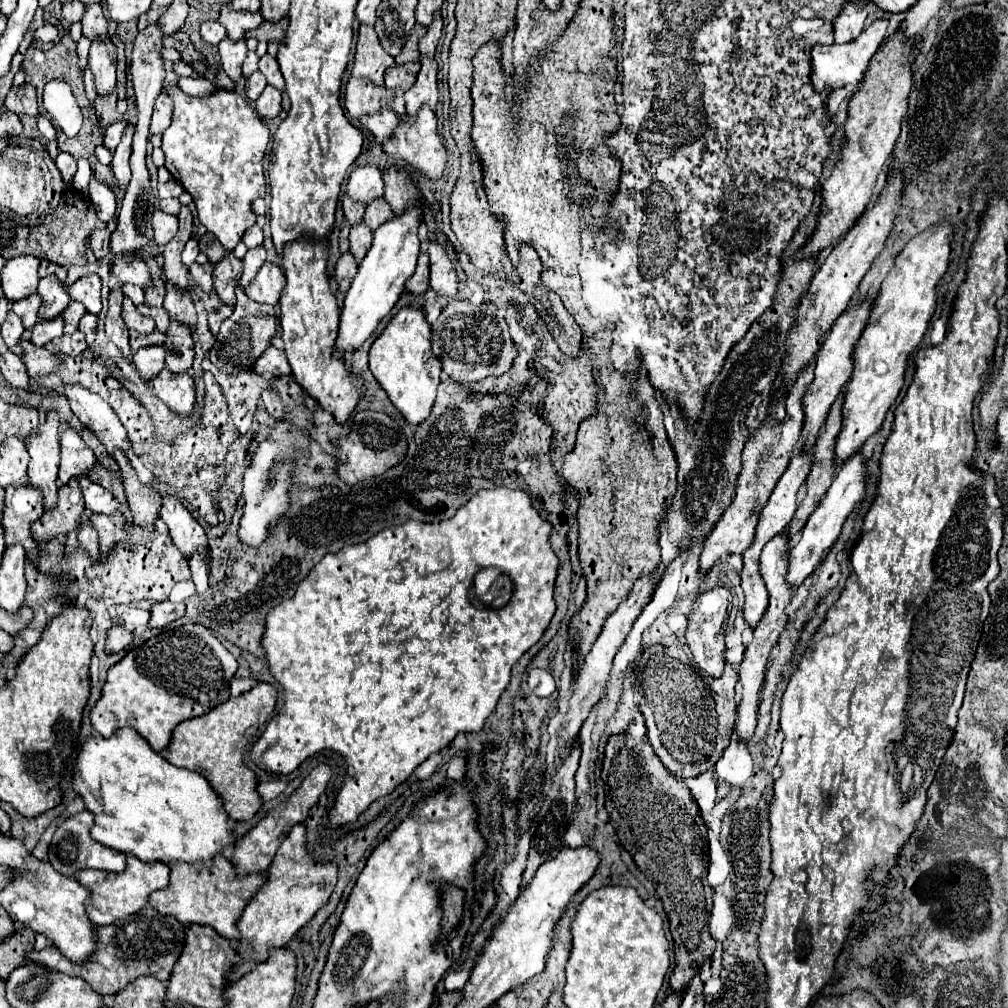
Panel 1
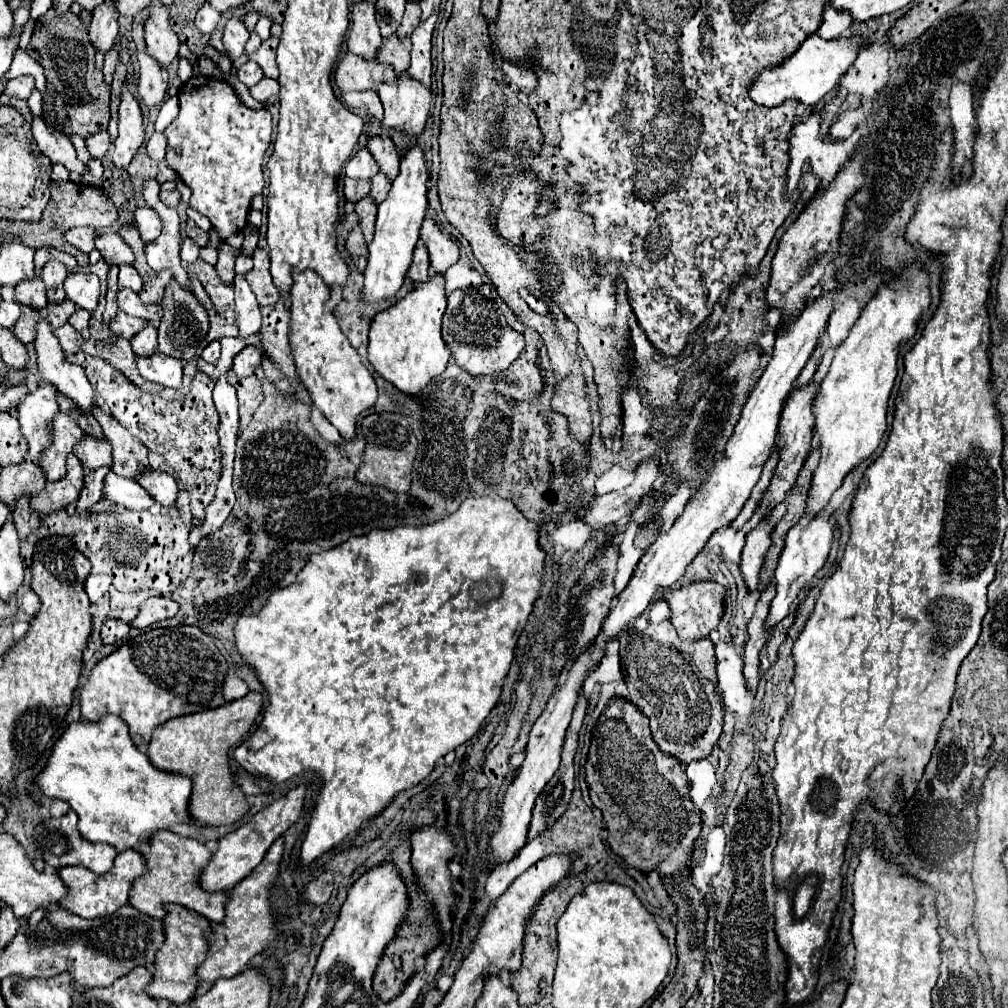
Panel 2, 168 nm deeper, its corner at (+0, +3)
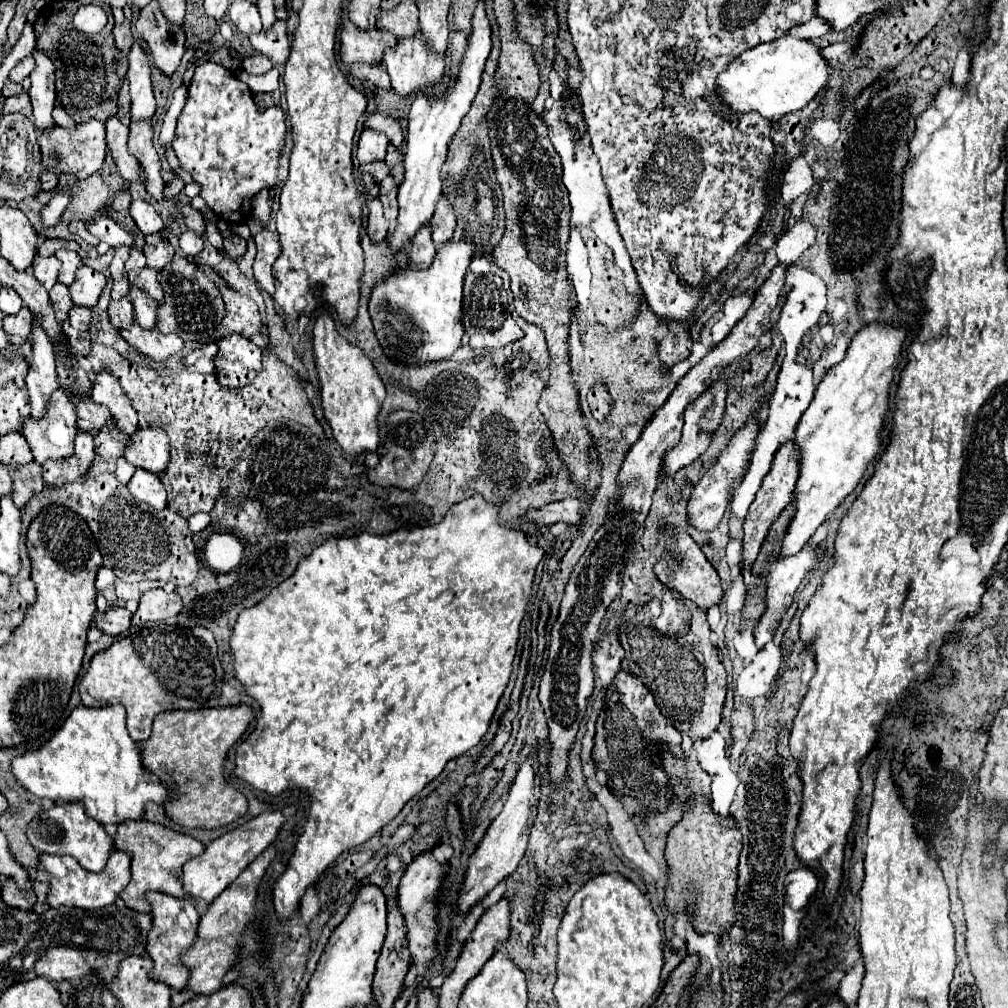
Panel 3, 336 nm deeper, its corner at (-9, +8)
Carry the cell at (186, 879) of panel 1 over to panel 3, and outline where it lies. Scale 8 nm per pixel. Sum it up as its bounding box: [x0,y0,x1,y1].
[113,820,205,914]

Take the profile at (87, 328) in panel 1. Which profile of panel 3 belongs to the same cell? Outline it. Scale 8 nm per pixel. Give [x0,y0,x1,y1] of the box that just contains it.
[69,306,91,332]

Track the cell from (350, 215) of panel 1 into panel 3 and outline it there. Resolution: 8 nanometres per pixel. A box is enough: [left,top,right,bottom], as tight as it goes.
[363,160,389,182]

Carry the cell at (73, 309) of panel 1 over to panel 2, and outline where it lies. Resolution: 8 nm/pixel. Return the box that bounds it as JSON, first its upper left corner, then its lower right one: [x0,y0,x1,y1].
[46,301,76,327]

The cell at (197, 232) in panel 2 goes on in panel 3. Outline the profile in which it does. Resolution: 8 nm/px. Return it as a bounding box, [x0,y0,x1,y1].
[177,202,205,234]

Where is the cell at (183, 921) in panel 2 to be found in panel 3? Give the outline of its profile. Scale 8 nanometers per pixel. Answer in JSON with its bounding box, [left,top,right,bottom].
[145,892,199,992]

